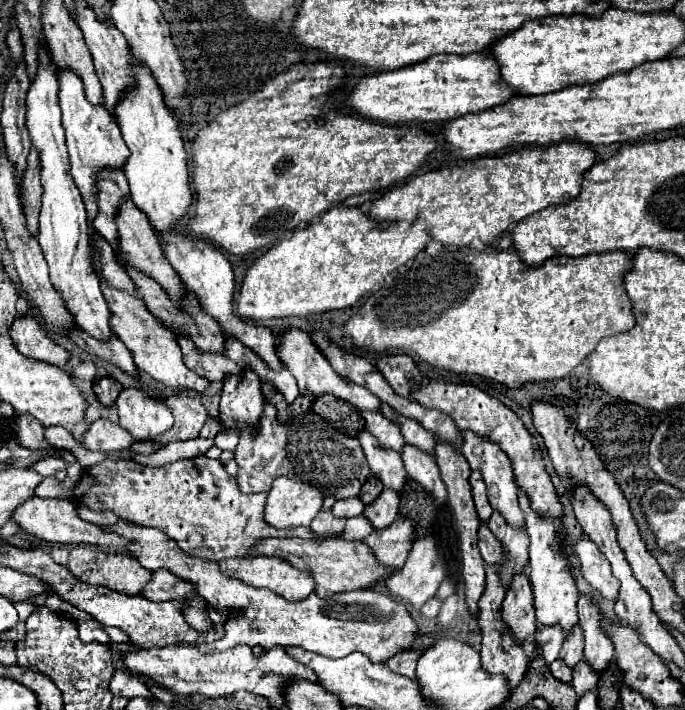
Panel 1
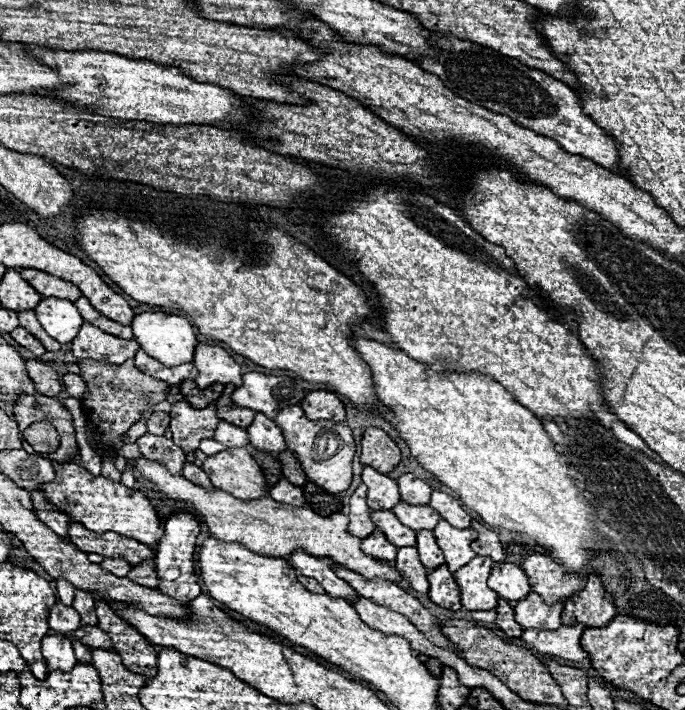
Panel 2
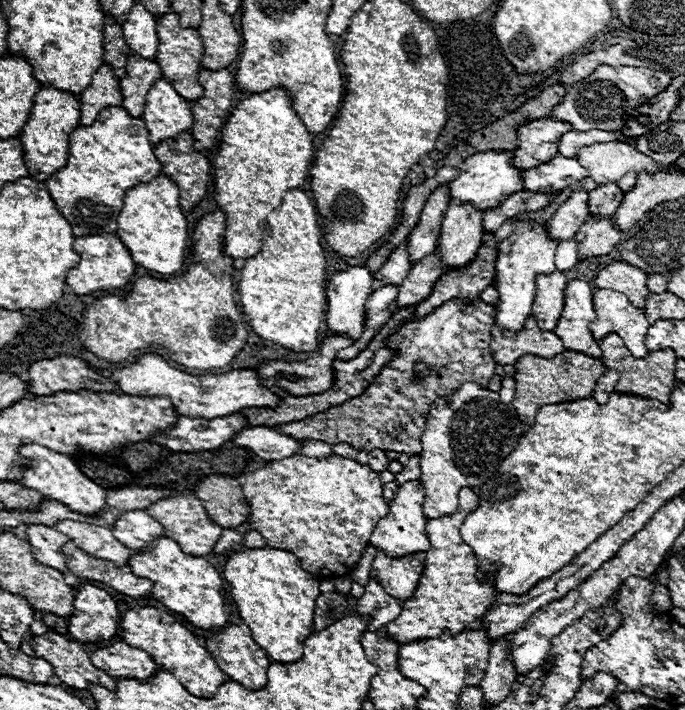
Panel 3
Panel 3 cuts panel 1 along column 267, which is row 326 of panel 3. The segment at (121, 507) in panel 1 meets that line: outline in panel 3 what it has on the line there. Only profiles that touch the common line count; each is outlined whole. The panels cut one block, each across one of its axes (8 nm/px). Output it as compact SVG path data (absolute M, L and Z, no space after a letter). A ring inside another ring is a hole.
M532 316L526 318L524 328L520 332L508 332L498 326L492 328L492 342L490 342L492 358L496 364L514 364L524 354L536 356L556 356L562 354L564 344L562 340L548 330L540 330Z

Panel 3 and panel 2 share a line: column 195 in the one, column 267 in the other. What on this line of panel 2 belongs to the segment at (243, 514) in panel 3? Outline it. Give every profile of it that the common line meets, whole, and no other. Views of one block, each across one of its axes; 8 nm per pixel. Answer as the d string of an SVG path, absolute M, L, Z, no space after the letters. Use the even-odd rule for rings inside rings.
M228 448L208 456L202 462L202 470L216 488L240 500L256 500L268 494L262 470L248 448Z

